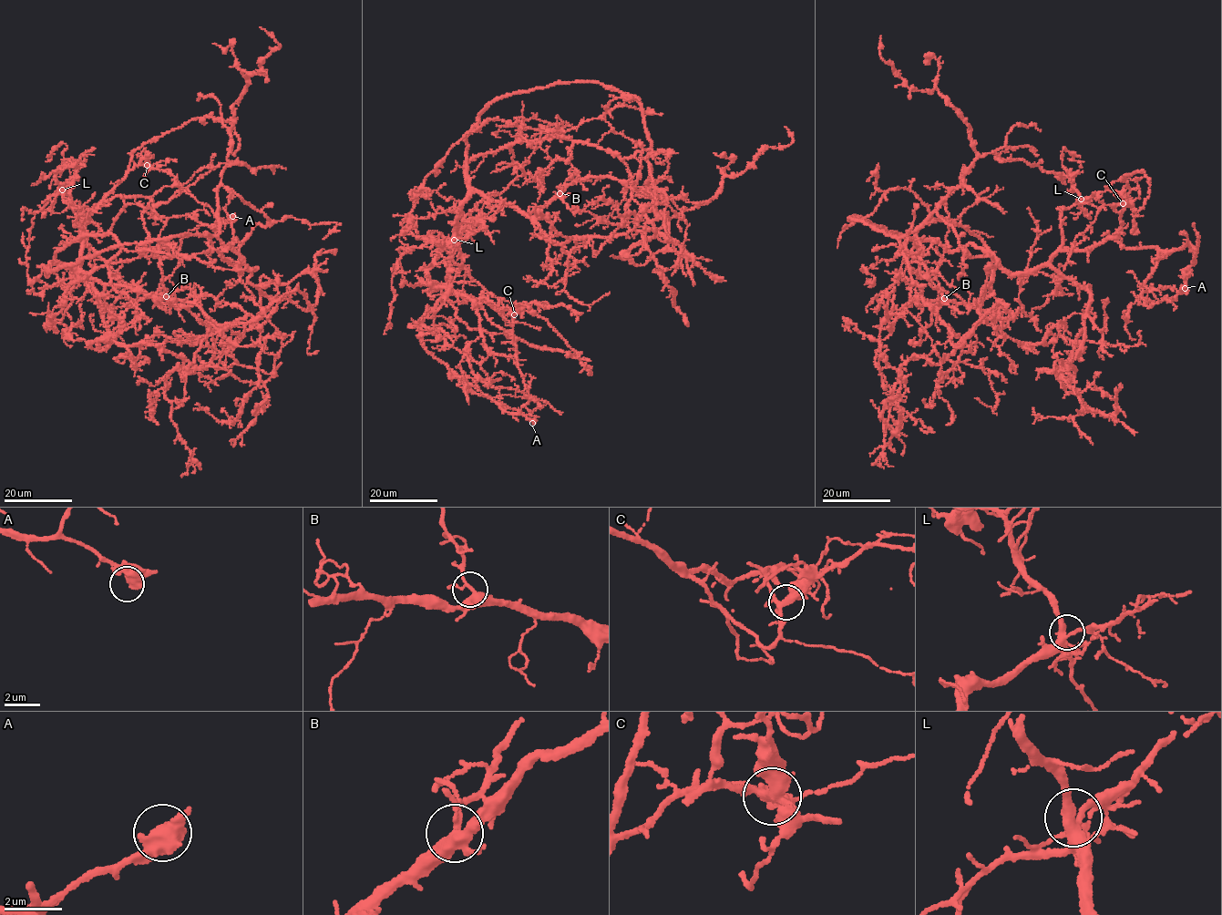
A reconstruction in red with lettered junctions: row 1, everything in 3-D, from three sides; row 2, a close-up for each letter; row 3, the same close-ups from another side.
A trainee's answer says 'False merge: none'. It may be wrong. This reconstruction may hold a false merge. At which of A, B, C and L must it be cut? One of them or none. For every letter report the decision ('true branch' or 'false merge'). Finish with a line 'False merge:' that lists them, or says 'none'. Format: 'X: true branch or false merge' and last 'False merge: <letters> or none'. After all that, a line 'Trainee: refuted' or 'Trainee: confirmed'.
A: true branch
B: true branch
C: true branch
L: true branch
False merge: none
Trainee: confirmed

